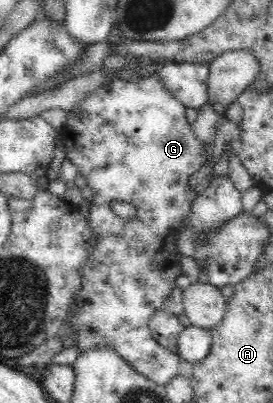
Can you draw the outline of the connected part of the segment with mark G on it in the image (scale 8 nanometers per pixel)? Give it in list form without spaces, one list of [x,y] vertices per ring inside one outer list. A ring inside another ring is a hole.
[[[155,73],[149,77],[140,77],[132,80],[122,80],[116,78],[99,88],[96,88],[90,95],[80,100],[68,113],[66,123],[63,130],[59,131],[58,135],[64,143],[65,157],[71,159],[77,167],[78,173],[86,177],[87,185],[94,191],[93,199],[90,204],[90,215],[87,216],[87,222],[90,229],[95,235],[94,249],[88,255],[88,261],[82,265],[80,276],[82,276],[82,289],[74,295],[71,304],[69,305],[68,322],[72,326],[73,332],[76,334],[75,346],[78,347],[80,353],[94,349],[94,347],[114,347],[115,351],[120,357],[123,357],[133,368],[142,374],[147,379],[155,382],[157,385],[165,386],[170,380],[178,376],[178,364],[180,357],[178,353],[174,353],[166,348],[163,348],[156,339],[150,334],[149,322],[152,315],[160,310],[163,302],[172,294],[176,287],[176,280],[178,277],[184,275],[181,267],[182,254],[178,251],[178,235],[184,229],[184,219],[189,216],[191,212],[191,203],[197,198],[194,188],[190,187],[190,175],[194,175],[196,171],[200,171],[208,161],[210,161],[211,149],[208,144],[198,139],[194,134],[192,124],[186,120],[184,107],[178,99],[170,95],[169,91],[159,82]],[[111,201],[124,201],[124,203],[132,203],[136,207],[136,217],[124,220],[110,208]]]

